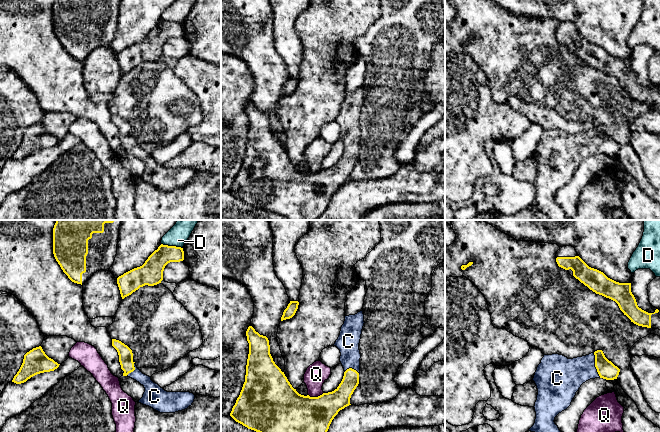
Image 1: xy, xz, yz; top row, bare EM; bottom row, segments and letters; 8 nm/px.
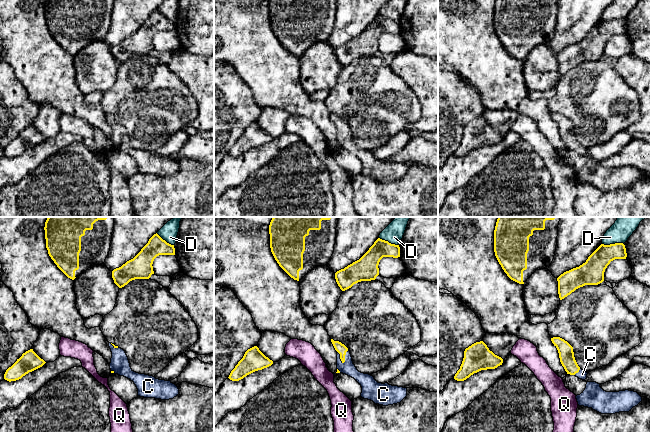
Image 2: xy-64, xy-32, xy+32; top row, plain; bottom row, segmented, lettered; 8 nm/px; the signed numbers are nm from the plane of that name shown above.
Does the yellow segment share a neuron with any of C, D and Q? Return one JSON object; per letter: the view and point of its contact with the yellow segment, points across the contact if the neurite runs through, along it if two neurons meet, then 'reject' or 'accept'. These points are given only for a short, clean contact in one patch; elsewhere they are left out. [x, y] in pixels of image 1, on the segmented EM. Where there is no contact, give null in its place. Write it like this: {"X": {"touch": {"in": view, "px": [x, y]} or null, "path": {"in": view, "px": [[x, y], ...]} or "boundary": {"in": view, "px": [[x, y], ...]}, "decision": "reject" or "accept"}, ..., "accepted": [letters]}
{"C": {"touch": {"in": "yz", "px": [595, 365]}, "path": {"in": "yz", "px": [[606, 369], [595, 365], [580, 369], [566, 376]]}, "decision": "accept"}, "D": {"touch": {"in": "xy", "px": [171, 246]}, "decision": "reject"}, "Q": {"touch": {"in": "xz", "px": [315, 397]}, "decision": "reject"}, "accepted": ["C"]}

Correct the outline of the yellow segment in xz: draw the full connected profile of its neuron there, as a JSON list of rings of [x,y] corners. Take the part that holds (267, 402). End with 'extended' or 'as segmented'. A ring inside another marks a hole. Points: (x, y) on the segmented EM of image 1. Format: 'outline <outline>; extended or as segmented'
outline [[[363,310],[355,315],[345,316],[340,335],[334,344],[341,353],[340,362],[345,371],[343,379],[334,391],[318,397],[301,395],[292,387],[284,372],[273,361],[268,338],[249,326],[246,331],[249,354],[245,382],[230,416],[256,432],[327,432],[338,412],[351,405],[351,395],[359,384],[359,343],[364,323]]]; extended

